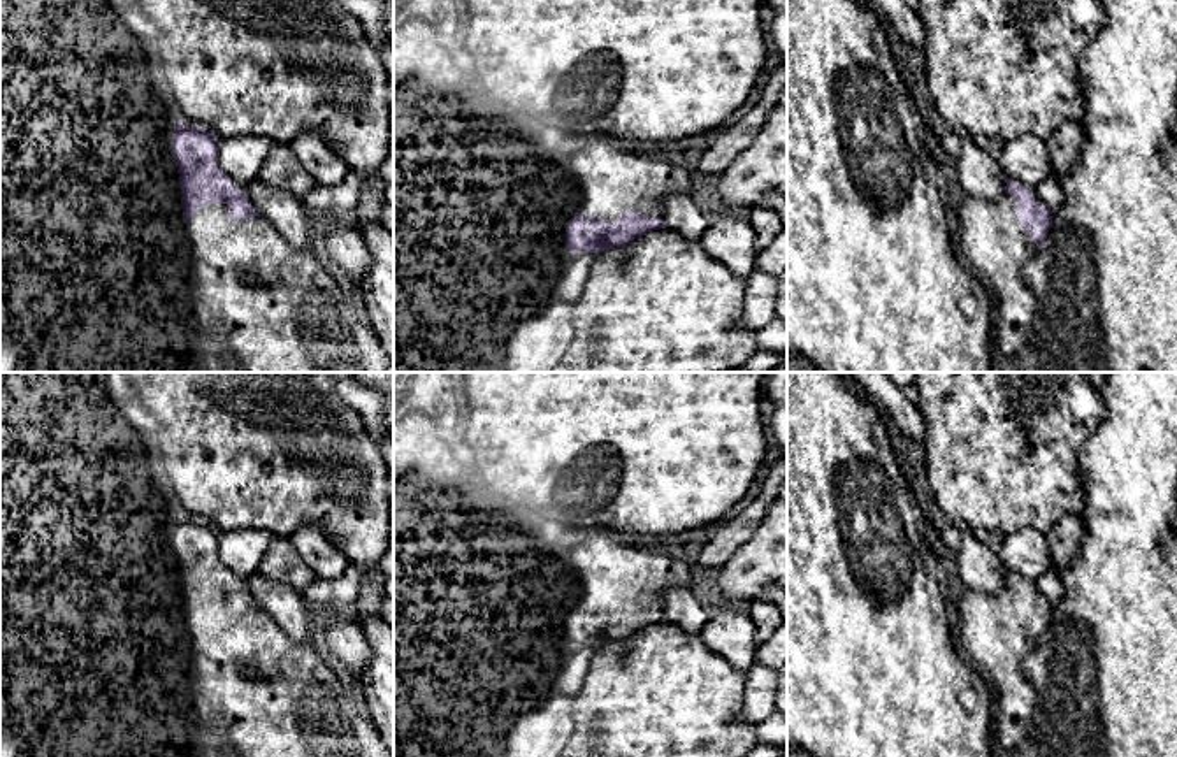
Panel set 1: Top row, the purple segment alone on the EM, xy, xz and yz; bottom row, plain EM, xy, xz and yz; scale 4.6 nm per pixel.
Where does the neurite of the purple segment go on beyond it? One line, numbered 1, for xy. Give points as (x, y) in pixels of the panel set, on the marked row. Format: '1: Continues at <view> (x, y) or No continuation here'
1: Continues at xy (296, 318)

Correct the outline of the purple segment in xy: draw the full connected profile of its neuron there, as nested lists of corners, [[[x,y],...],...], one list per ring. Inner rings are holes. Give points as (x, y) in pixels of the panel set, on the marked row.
[[[176,123],[170,155],[177,167],[199,306],[225,323],[242,372],[385,372],[388,357],[332,274],[311,251],[295,249],[249,202],[218,163],[218,139]]]

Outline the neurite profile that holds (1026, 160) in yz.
[[[1035,135],[1005,141],[996,162],[1010,181],[1028,188],[1035,188],[1049,177],[1059,179],[1061,176],[1051,165],[1047,141]]]

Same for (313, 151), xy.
[[[302,130],[288,148],[316,184],[339,184],[350,172],[330,142],[316,130]]]

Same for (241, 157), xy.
[[[239,135],[218,139],[218,163],[242,188],[256,179],[276,142],[269,137]]]

